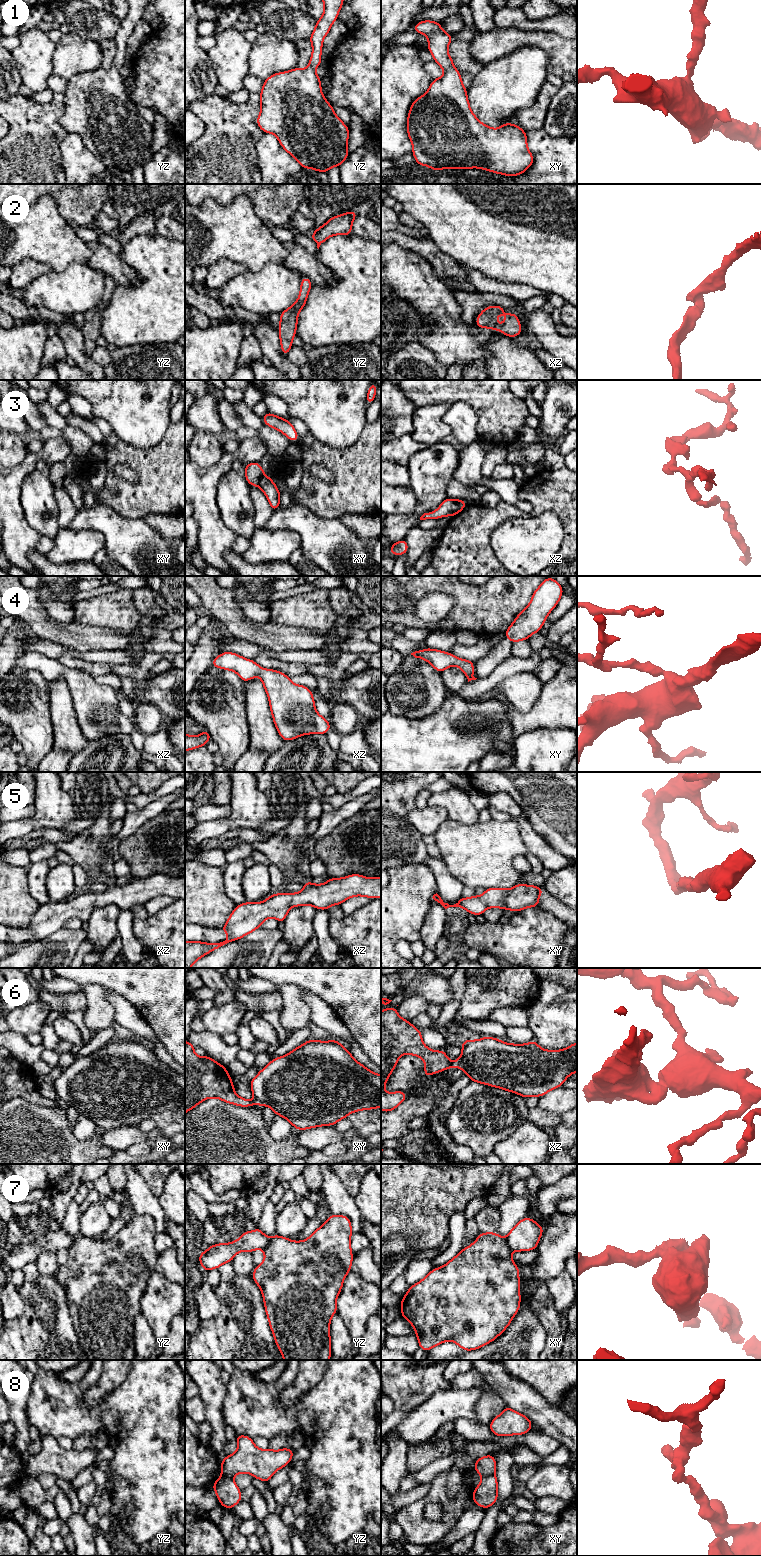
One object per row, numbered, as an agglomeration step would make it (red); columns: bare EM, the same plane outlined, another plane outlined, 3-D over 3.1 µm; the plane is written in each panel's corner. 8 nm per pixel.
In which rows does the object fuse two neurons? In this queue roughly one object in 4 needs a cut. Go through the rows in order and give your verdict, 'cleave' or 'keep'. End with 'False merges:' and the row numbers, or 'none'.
1: keep
2: keep
3: cleave
4: keep
5: keep
6: cleave
7: keep
8: cleave
False merges: 3, 6, 8

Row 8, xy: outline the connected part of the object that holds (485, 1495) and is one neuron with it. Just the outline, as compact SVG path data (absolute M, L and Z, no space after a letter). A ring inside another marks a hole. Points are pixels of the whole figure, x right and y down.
M495 1475L482 1477L479 1485L472 1493L474 1503L487 1509L494 1505L498 1499L498 1481Z

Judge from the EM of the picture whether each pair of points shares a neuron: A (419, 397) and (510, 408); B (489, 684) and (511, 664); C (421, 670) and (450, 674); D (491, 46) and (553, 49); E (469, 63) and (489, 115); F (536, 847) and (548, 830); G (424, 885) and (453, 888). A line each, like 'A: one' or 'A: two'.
A: one
B: one
C: two
D: one
E: two
F: two
G: two

